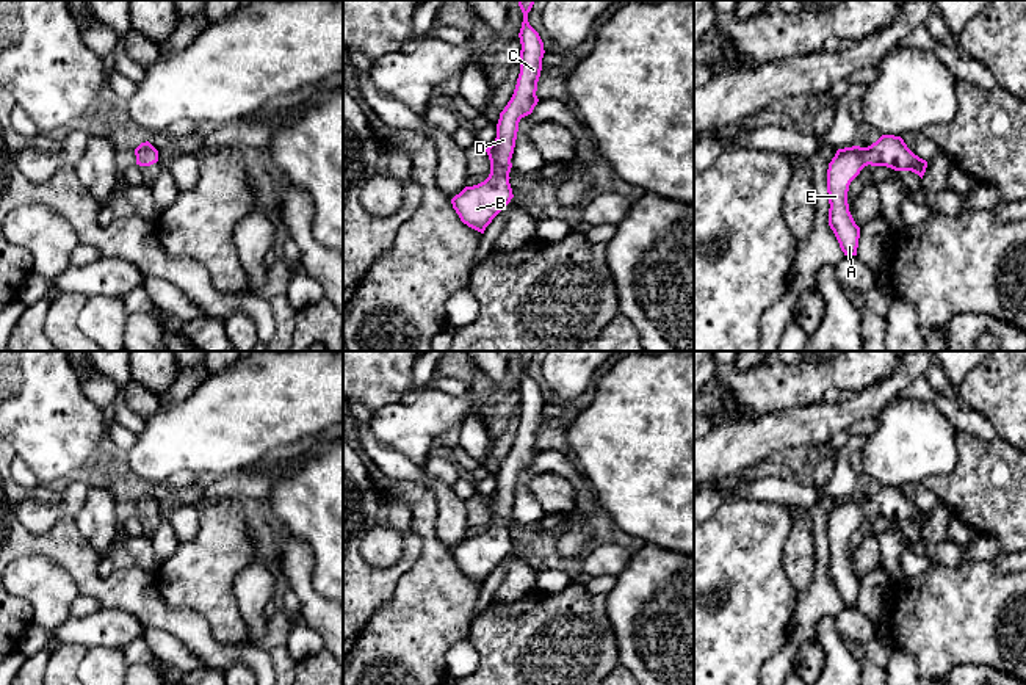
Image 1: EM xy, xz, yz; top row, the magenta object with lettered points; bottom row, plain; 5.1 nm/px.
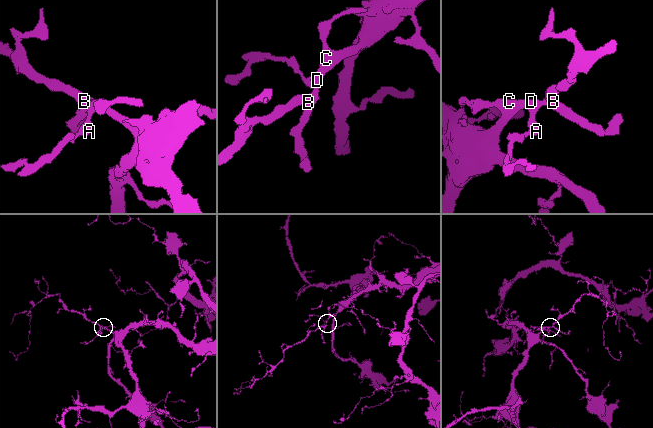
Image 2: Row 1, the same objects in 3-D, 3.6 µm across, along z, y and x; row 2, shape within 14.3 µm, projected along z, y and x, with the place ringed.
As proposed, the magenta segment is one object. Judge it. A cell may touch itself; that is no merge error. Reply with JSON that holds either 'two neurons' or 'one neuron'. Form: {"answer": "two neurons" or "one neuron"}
{"answer": "one neuron"}

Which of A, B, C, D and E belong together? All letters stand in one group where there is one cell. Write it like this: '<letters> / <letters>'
A B C D E

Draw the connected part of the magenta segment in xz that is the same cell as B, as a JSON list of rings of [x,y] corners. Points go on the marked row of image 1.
[[[518,0],[518,6],[523,13],[518,33],[522,44],[520,74],[511,100],[500,113],[497,138],[486,147],[490,160],[490,174],[484,182],[465,187],[451,199],[453,208],[461,221],[481,234],[484,234],[492,219],[514,198],[509,172],[512,168],[511,158],[515,147],[518,122],[522,118],[531,114],[539,102],[536,91],[545,50],[539,33],[528,22],[528,13],[534,2],[536,0]]]

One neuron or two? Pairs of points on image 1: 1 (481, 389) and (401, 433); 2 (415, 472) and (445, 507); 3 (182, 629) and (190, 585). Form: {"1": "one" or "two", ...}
{"1": "two", "2": "one", "3": "two"}

